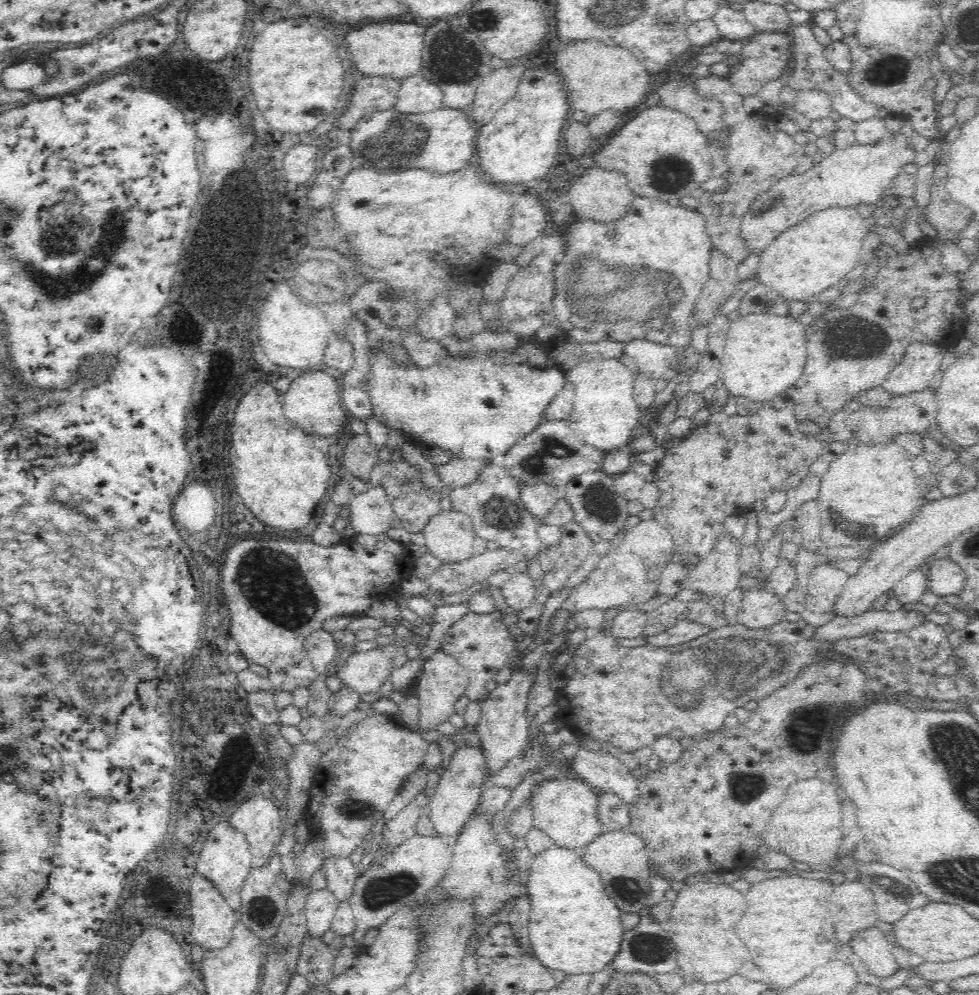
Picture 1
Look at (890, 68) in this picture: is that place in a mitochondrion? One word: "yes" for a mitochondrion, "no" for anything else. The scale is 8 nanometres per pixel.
yes

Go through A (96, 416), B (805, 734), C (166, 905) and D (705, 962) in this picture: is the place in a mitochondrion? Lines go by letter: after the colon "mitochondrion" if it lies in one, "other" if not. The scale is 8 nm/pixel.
A: other
B: mitochondrion
C: other
D: other

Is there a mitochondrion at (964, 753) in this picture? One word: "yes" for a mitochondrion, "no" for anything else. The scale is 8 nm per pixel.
yes

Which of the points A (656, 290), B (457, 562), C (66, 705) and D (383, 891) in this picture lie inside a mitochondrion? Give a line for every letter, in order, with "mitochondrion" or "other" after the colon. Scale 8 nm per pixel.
A: mitochondrion
B: other
C: other
D: mitochondrion

